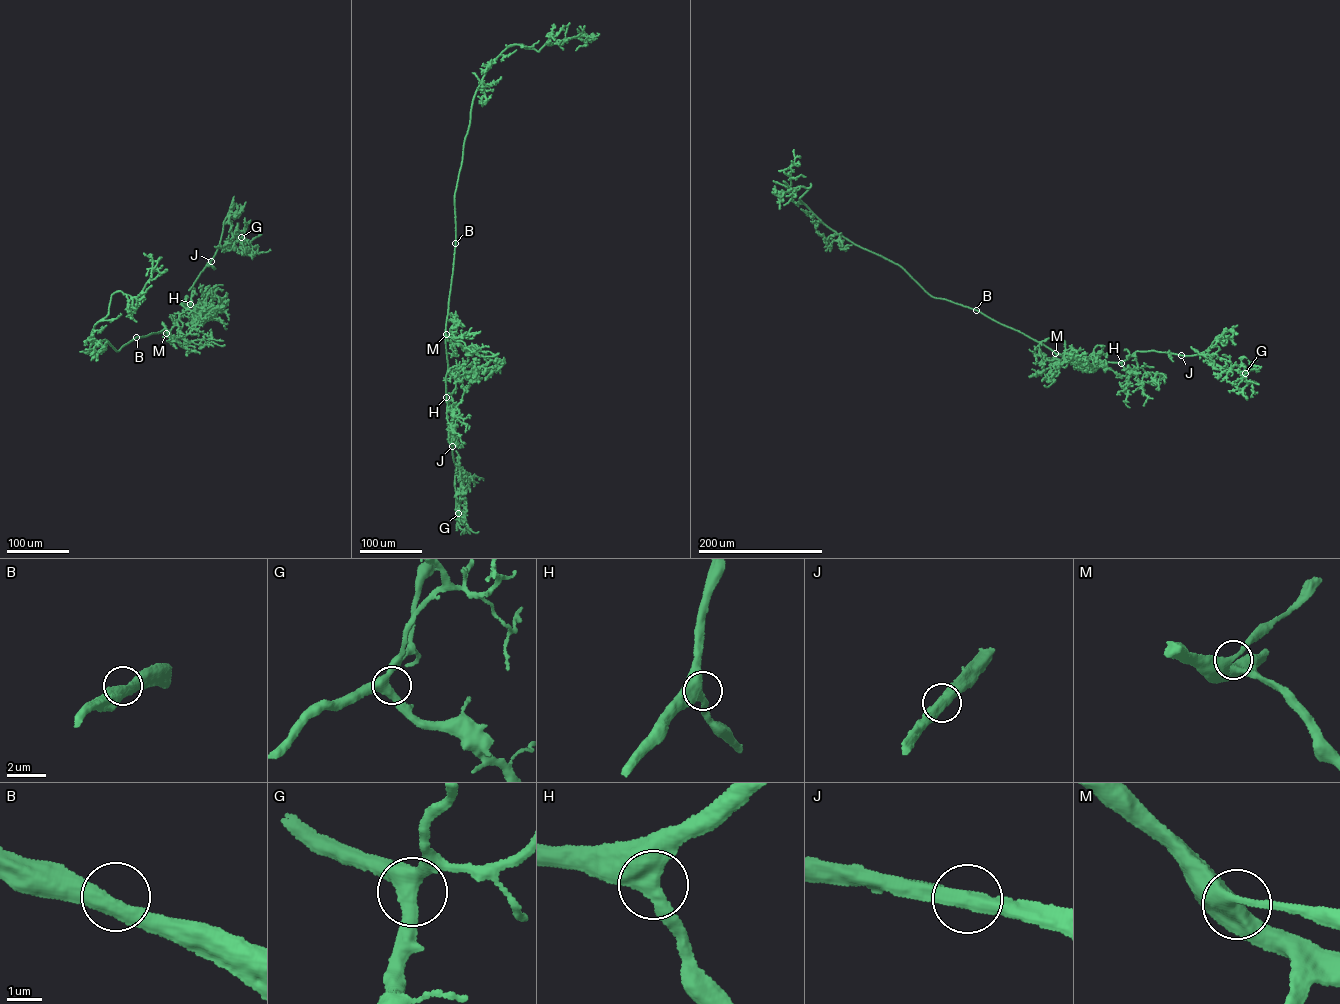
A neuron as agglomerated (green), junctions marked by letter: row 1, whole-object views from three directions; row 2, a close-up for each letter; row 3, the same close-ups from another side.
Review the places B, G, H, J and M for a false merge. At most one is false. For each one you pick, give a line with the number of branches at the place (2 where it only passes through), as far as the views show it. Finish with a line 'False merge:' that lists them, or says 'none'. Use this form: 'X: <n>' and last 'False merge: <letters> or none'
False merge: none

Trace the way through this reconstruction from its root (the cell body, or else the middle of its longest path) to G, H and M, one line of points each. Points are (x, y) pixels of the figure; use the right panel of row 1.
G: (975, 310), (1062, 356), (1121, 363), (1137, 351), (1187, 356), (1201, 353), (1222, 367), (1245, 373)
H: (975, 310), (1062, 356), (1121, 363)
M: (975, 310), (1055, 353)

